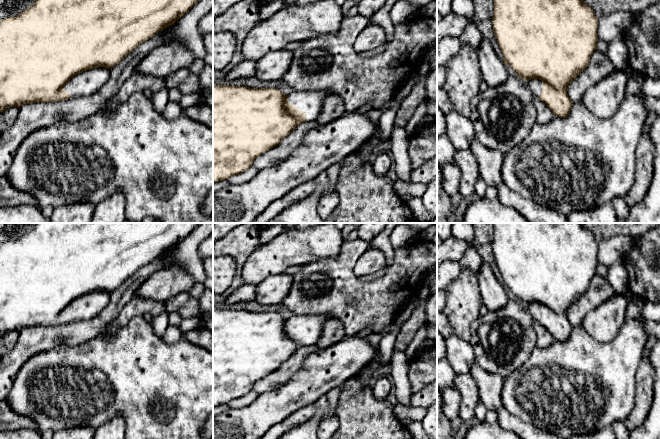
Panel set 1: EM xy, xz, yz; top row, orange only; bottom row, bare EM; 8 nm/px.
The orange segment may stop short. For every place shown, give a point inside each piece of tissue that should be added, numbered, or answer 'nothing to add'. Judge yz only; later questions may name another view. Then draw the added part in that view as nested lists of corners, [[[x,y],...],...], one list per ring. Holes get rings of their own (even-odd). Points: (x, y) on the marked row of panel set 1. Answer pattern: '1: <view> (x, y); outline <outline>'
1: yz (536, 86); outline [[[531,79],[527,81],[527,85],[536,97],[540,96],[540,93],[543,90],[543,82],[541,80]]]

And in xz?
1: xz (311, 102); outline [[[292,91],[287,101],[306,114],[306,121],[317,121],[322,112],[323,102],[330,95],[329,91]]]

